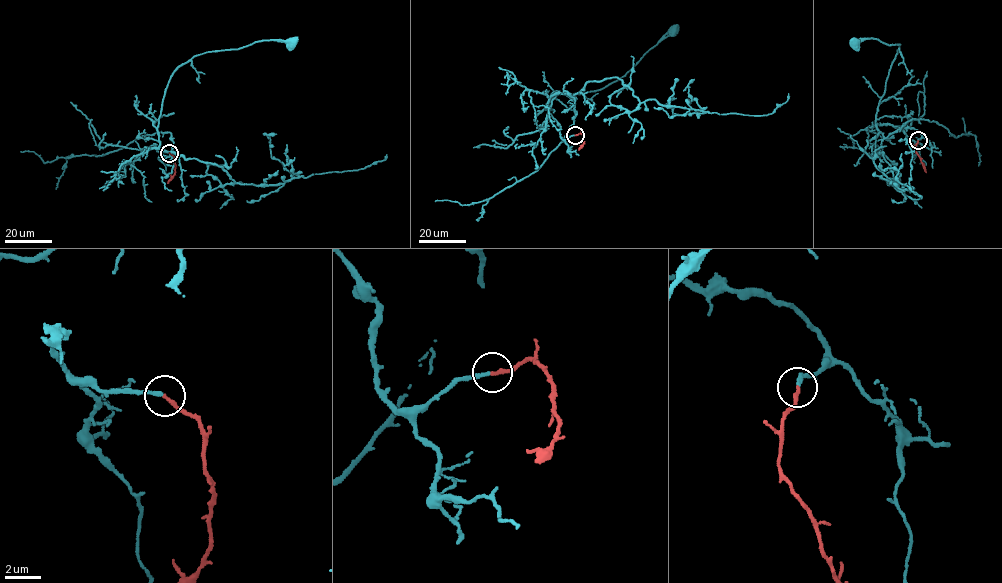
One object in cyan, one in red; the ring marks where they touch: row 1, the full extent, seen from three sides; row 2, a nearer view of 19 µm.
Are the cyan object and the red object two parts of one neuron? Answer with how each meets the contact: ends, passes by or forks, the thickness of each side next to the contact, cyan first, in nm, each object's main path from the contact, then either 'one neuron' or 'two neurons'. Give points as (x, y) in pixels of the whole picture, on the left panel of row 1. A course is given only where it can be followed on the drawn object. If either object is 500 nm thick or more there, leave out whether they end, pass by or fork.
cyan ends | red ends | 190/200 nm | cyan via (169, 153), (155, 144), (146, 147), (159, 145), (165, 90), (179, 67), (204, 53), (255, 42), (292, 42) | red via (169, 153), (175, 166), (175, 173), (167, 183) | one neuron

